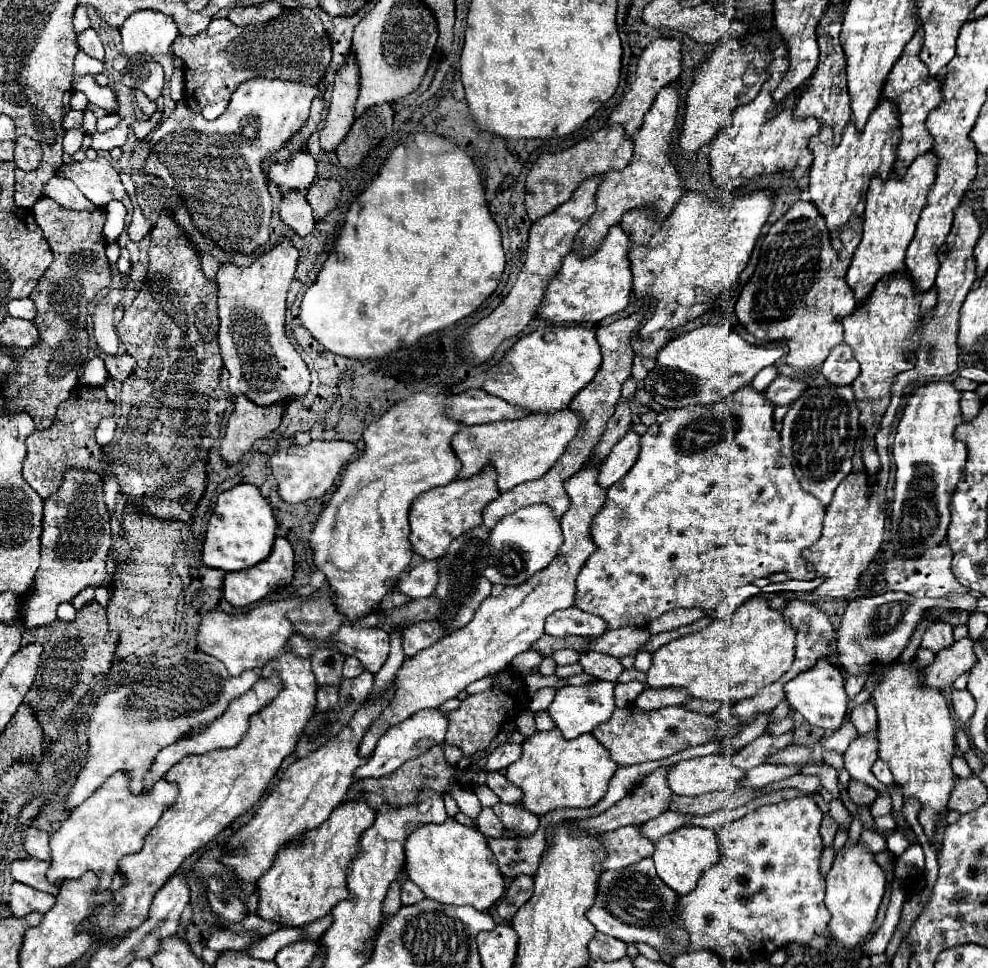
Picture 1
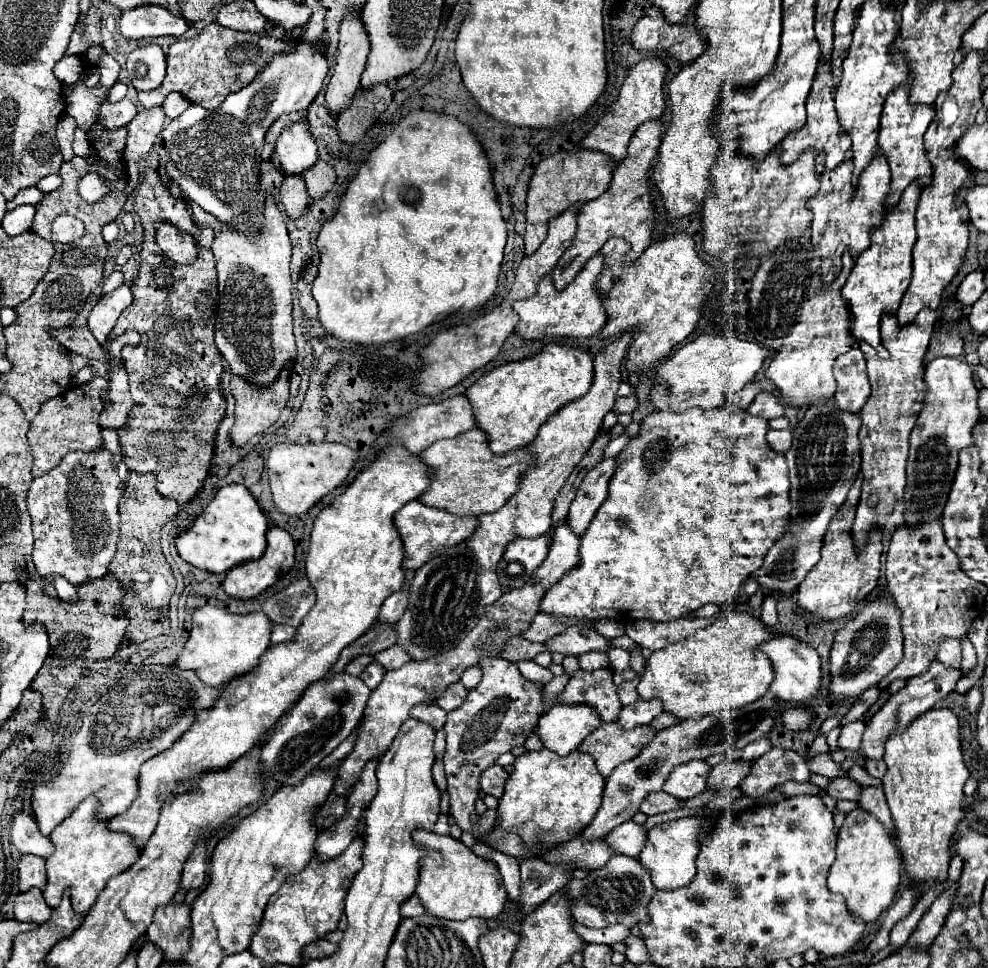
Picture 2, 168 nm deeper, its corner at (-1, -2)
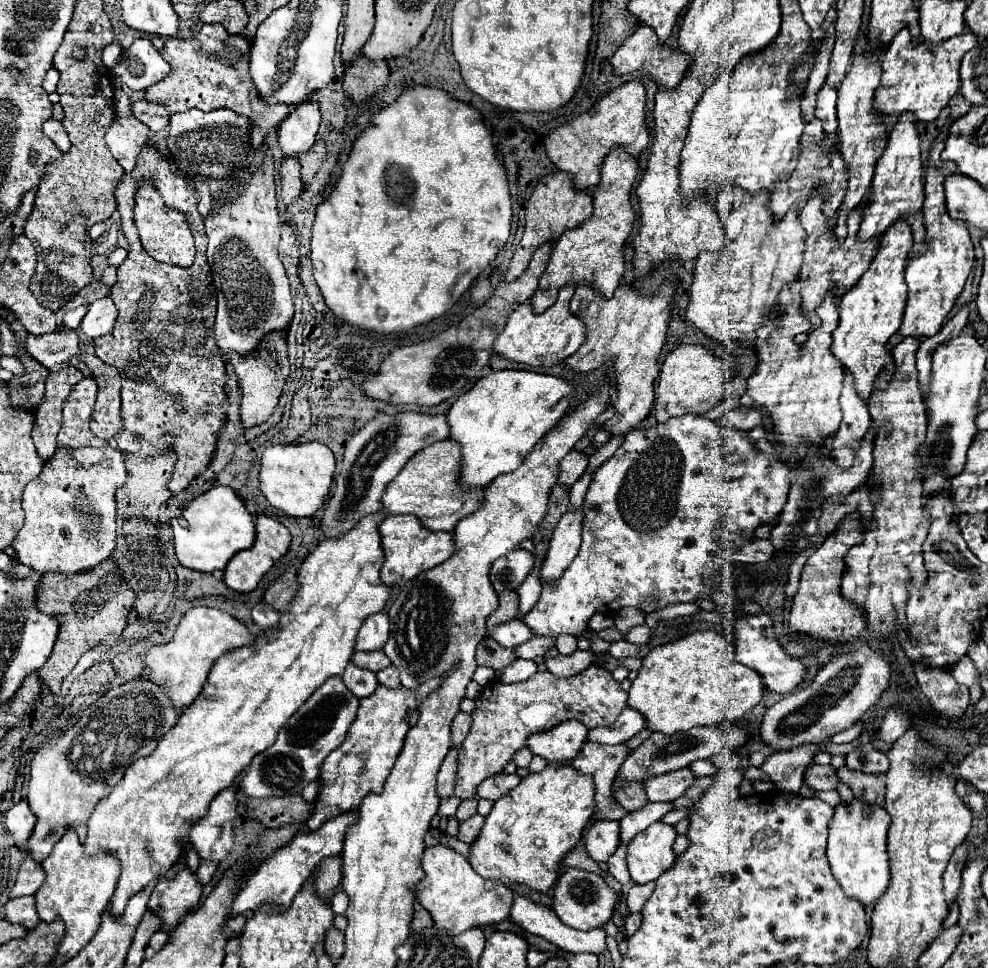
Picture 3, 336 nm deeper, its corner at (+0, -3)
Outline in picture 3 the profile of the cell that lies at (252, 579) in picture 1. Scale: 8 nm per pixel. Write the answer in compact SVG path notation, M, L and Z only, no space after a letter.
M267 515L257 517L255 531L257 531L255 545L251 549L245 549L245 551L233 555L225 567L225 585L237 593L253 591L259 585L259 581L265 577L265 573L287 553L289 543L291 543L291 533L287 531L287 527L283 527L279 521L275 521Z

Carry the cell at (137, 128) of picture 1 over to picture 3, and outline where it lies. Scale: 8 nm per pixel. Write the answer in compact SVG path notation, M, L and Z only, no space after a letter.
M121 91L113 99L113 109L115 109L115 121L107 129L105 143L111 149L113 157L119 161L119 165L131 173L135 169L135 161L139 151L149 143L151 139L151 129L141 123L139 119L131 117L131 101L128 96Z

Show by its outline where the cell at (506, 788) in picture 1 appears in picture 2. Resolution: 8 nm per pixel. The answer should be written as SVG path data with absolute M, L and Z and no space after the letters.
M498 764L490 766L486 772L482 772L482 778L480 778L482 792L484 792L484 794L490 794L490 796L494 796L494 798L502 798L508 776L510 776L510 774L508 774L502 766L498 766Z

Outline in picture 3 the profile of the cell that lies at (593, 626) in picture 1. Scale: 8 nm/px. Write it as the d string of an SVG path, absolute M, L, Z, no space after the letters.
M515 619L511 623L505 623L505 627L497 627L497 631L491 635L491 639L495 639L497 643L505 645L505 647L517 647L523 641L529 641L533 637L533 629L529 629L525 625L525 621Z

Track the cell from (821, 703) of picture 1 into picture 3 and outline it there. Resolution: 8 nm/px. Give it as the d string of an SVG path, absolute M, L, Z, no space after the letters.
M767 613L759 615L749 615L739 621L730 621L728 617L721 620L723 633L732 632L735 644L735 659L747 667L753 667L757 673L761 673L765 685L769 691L779 693L779 695L789 695L793 693L807 677L807 667L801 663L801 659L787 655L783 645L779 643L775 631L773 631L773 621L769 619Z

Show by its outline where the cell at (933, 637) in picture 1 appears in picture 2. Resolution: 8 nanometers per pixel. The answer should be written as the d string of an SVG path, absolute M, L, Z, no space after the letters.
M946 638L940 642L938 648L938 660L946 666L946 668L954 668L960 670L960 662L962 662L962 646L956 638Z

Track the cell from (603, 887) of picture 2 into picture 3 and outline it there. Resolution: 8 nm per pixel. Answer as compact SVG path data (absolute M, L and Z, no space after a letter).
M567 869L555 887L553 895L553 911L559 915L559 919L573 929L589 931L595 927L605 927L605 923L613 917L615 905L619 901L619 893L609 887L607 879L603 875L595 875L581 869Z

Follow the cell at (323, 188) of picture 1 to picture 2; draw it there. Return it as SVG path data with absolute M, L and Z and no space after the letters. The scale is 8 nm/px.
M318 160L312 168L308 168L304 174L304 180L306 180L306 186L308 186L308 194L312 200L318 200L322 198L336 182L336 174L334 174L334 168L324 162L324 160Z

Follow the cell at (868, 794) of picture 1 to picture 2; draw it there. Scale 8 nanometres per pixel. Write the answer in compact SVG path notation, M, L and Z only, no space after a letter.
M840 776L840 778L832 778L826 792L836 798L836 800L858 800L860 794L860 784L850 780L848 776Z

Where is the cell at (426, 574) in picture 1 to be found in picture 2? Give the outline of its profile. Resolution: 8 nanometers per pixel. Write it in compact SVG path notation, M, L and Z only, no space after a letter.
M400 590L396 594L392 594L390 598L384 600L376 624L396 624L396 620L400 620L400 616L404 614L404 608L408 606L408 592Z

